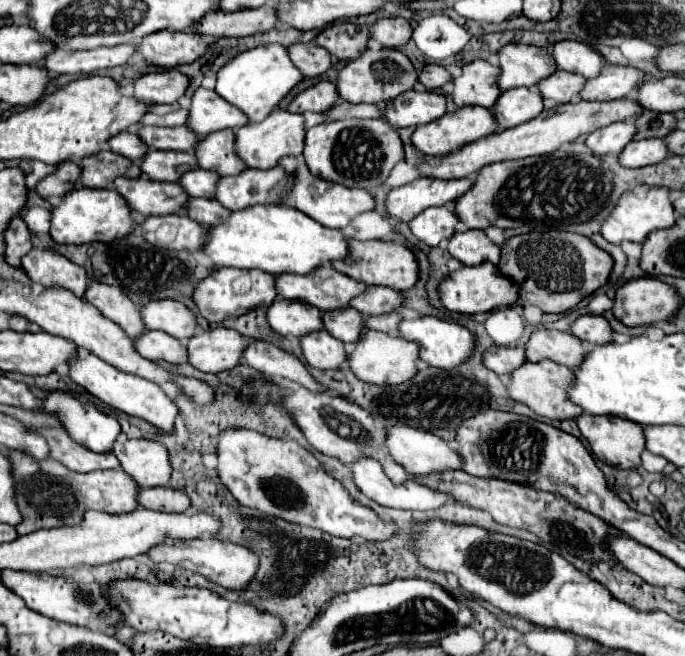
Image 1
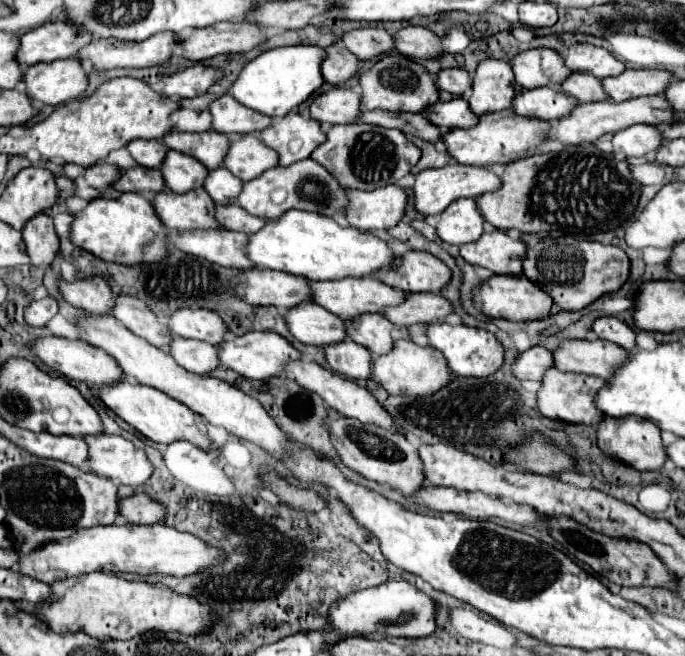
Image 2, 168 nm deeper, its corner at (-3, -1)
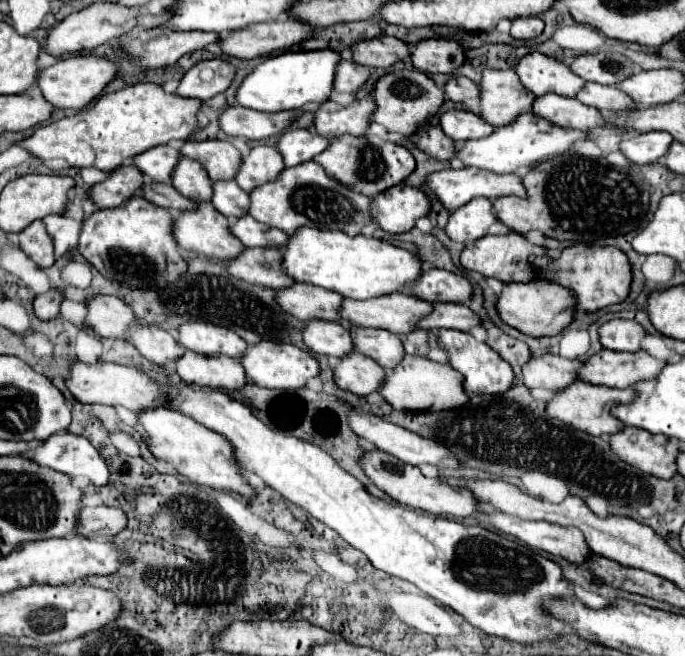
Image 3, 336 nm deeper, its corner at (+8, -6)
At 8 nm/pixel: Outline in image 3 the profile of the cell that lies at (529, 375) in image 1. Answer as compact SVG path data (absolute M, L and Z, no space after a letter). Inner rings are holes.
M574 381L566 389L554 393L554 397L546 405L546 415L552 419L558 419L578 431L590 433L590 435L610 435L610 433L616 433L616 429L624 427L620 421L616 421L610 415L610 407L624 403L624 401L632 401L632 387L610 389L610 387L602 387L602 385L592 385L586 381Z

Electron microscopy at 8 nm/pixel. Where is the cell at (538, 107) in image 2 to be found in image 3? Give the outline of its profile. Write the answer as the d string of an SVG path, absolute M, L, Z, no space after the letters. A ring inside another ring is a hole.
M546 93L538 97L532 105L532 113L562 127L572 127L580 131L590 131L592 127L600 127L600 111L588 105L582 105L576 99L562 97L556 93Z

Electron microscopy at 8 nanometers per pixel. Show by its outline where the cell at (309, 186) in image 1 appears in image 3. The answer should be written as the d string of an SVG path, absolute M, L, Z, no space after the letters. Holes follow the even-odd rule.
M400 183L372 199L370 217L386 233L406 233L414 227L416 219L428 213L428 209L430 201L420 189Z

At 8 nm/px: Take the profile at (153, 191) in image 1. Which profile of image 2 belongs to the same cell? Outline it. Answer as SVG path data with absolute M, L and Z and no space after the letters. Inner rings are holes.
M203 188L187 194L161 192L153 198L153 206L167 230L203 230L221 228L215 224L215 202Z

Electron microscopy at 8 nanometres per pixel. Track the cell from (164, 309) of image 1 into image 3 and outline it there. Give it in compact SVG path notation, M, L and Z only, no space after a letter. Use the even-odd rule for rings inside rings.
M190 321L178 327L178 343L202 355L228 355L238 357L248 345L234 331L208 323Z

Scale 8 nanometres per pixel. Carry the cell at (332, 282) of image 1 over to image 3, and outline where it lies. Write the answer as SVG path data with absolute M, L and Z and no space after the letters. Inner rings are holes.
M388 293L384 297L372 297L366 301L354 301L354 299L344 299L342 307L340 307L340 317L342 321L348 321L350 325L358 325L358 327L378 327L378 329L386 329L390 333L410 333L416 329L416 321L420 317L426 317L432 311L432 303L422 301L414 295L406 295L406 293Z

